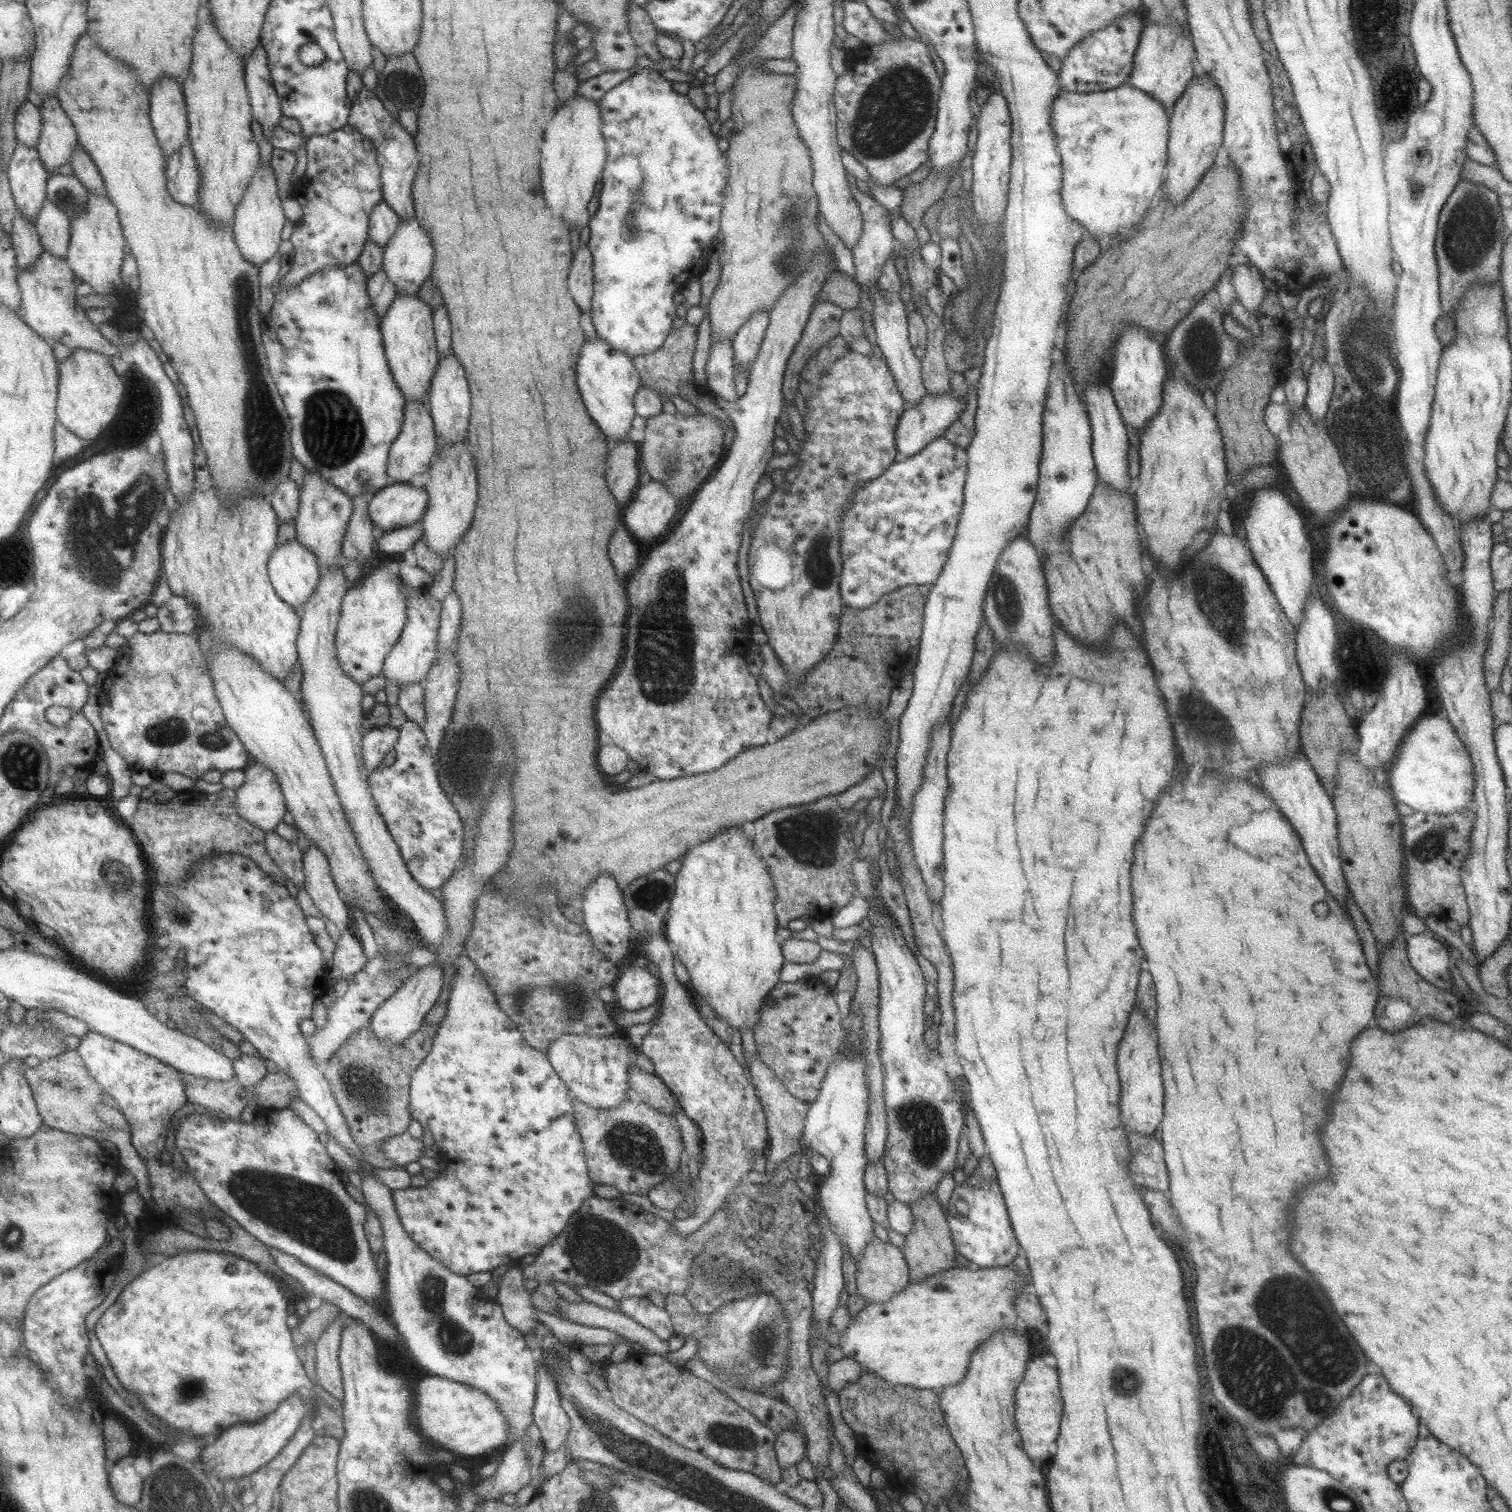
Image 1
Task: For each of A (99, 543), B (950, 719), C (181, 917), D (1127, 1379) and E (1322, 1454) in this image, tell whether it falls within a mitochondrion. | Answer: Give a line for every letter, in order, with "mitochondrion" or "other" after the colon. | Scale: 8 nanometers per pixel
A: mitochondrion
B: other
C: mitochondrion
D: mitochondrion
E: other

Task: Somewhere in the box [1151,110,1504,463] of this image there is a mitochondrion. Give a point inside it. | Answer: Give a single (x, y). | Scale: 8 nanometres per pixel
(1471, 233)

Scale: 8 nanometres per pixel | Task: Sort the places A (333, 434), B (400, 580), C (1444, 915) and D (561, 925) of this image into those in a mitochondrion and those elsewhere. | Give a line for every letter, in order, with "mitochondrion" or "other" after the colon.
A: mitochondrion
B: other
C: other
D: other

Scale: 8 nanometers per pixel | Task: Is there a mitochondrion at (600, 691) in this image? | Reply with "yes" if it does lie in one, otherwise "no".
no

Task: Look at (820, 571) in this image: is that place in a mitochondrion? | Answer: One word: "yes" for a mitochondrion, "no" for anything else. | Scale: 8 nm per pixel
yes

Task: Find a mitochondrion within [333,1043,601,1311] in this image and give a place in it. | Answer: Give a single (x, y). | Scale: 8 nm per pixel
(366, 1090)

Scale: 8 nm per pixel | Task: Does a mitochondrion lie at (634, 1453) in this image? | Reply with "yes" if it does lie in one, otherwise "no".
yes

